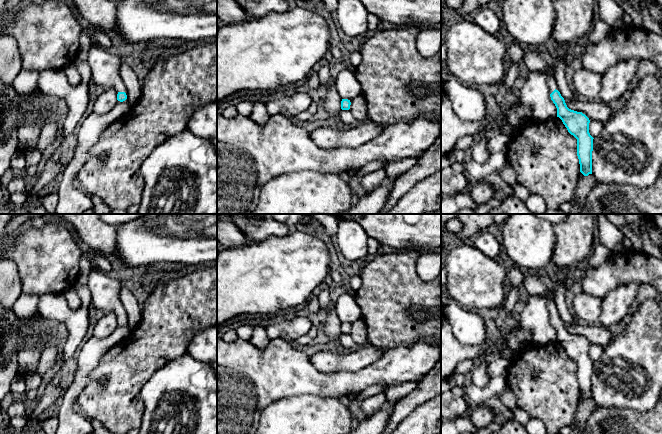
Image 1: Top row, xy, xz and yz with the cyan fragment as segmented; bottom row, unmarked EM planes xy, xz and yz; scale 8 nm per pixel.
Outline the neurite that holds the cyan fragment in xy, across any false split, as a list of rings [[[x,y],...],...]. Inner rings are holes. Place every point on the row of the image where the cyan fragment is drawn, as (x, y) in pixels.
[[[94,42],[89,49],[87,60],[91,68],[91,80],[94,84],[102,86],[105,89],[113,88],[117,90],[117,100],[120,102],[127,99],[124,83],[120,76],[122,60],[118,55],[110,53]]]

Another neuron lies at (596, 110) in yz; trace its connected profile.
[[[577,98],[572,100],[564,100],[569,109],[582,112],[589,118],[590,121],[595,120],[606,123],[613,113],[613,110],[608,104],[605,104],[599,100],[588,101],[586,99],[578,100]]]

